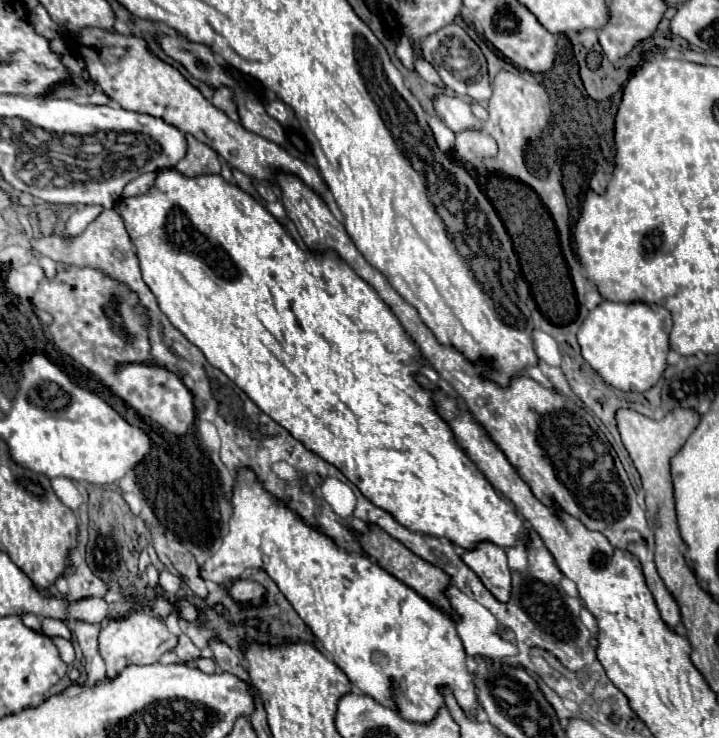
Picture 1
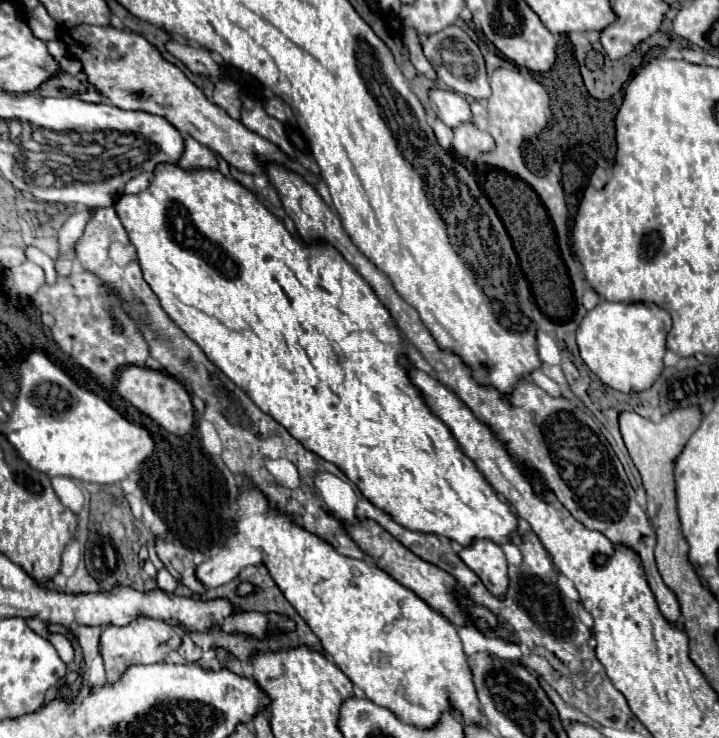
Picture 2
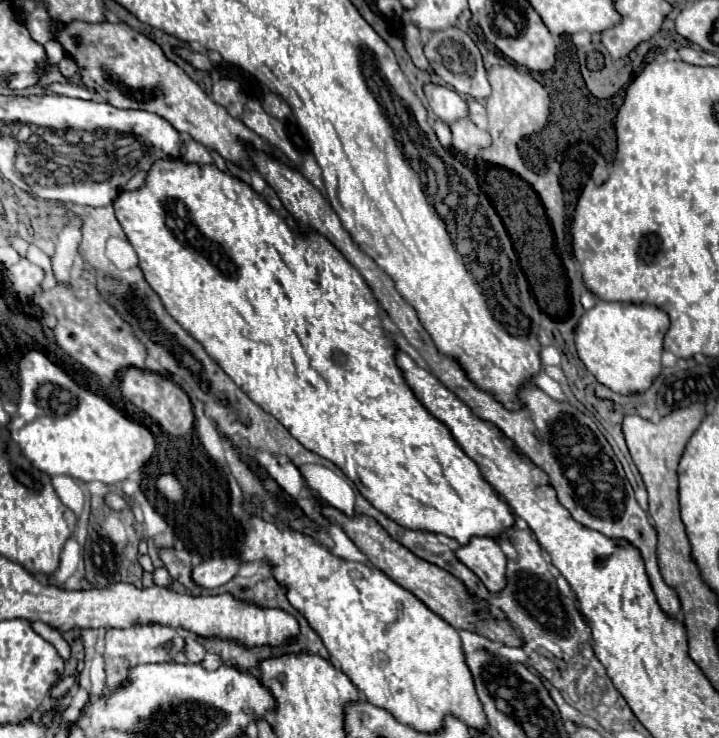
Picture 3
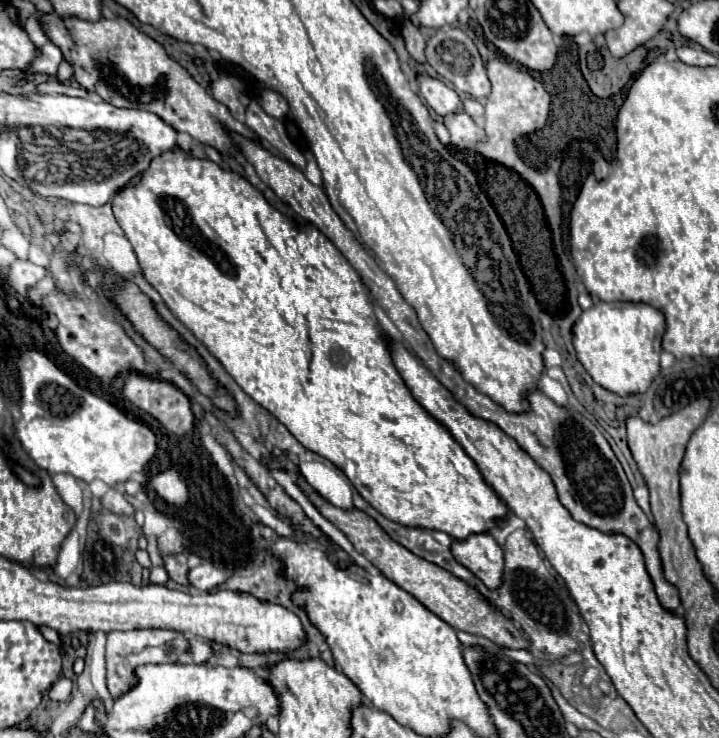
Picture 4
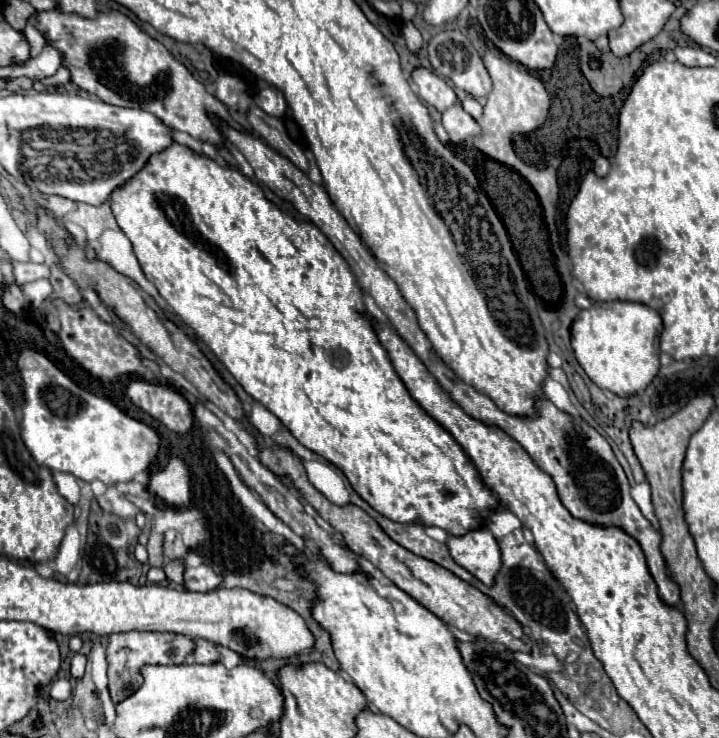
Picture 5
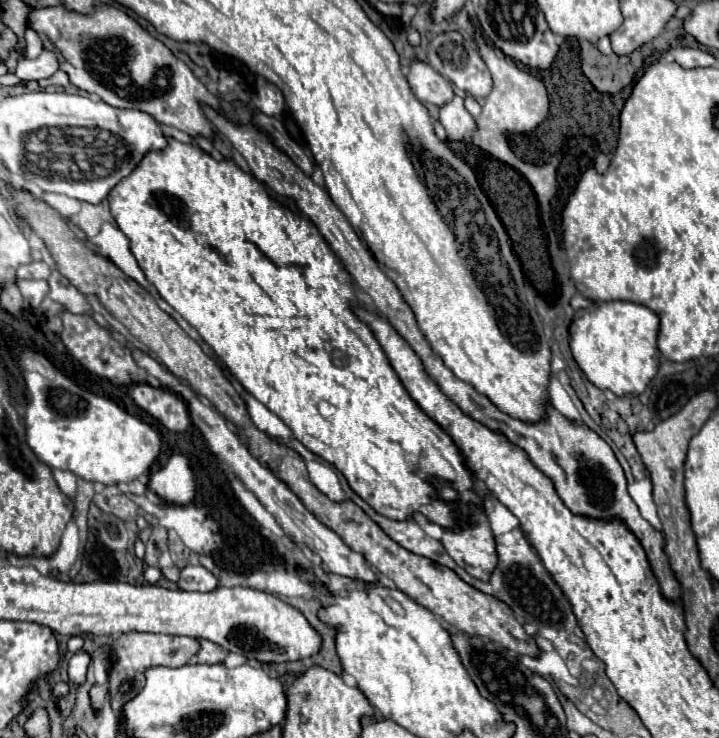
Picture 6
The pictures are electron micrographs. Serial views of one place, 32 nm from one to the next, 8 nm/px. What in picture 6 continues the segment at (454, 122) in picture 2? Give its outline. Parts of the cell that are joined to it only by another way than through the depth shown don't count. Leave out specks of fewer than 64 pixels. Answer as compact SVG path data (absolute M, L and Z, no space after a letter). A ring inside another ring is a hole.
M424 62L410 64L408 82L418 100L430 102L438 108L440 108L440 104L448 104L448 100L452 100L452 96L454 96L452 84Z

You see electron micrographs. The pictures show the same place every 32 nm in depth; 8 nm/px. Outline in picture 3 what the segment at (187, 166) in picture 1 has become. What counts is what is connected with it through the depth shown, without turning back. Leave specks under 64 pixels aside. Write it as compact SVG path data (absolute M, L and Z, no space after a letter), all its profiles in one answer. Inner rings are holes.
M188 140L186 152L182 154L182 162L184 162L184 164L214 164L208 148L202 146L202 144L196 142L196 140Z

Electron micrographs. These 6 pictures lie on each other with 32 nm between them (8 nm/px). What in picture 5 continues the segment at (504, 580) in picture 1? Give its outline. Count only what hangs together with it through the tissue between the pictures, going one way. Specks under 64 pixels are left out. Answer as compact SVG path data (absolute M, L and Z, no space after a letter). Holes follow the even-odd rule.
M488 528L472 530L464 536L448 536L448 550L456 564L466 568L486 586L496 584L502 556L498 542Z

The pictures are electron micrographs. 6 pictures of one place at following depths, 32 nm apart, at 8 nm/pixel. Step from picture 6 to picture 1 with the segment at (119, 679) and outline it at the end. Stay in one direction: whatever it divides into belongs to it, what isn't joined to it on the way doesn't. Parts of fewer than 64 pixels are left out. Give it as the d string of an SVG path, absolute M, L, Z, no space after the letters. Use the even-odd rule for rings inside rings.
M134 608L122 620L108 620L100 630L98 644L108 668L108 678L114 678L120 670L124 670L130 664L154 664L164 652L174 648L176 636L168 632L162 620L154 618L152 614L146 614L142 608Z

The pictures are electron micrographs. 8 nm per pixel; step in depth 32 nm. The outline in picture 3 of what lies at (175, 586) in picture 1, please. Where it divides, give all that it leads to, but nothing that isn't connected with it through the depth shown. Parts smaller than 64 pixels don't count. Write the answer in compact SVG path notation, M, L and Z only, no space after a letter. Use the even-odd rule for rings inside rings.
M156 568L154 570L154 582L156 586L162 586L162 588L172 588L172 576L168 576L168 570L166 568Z

